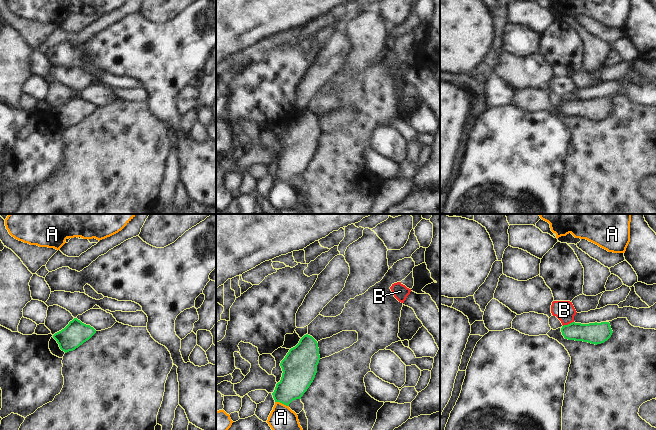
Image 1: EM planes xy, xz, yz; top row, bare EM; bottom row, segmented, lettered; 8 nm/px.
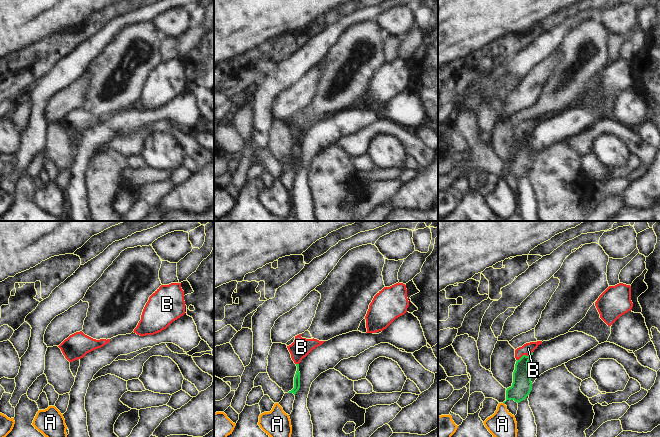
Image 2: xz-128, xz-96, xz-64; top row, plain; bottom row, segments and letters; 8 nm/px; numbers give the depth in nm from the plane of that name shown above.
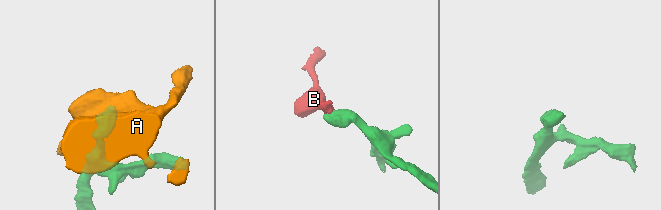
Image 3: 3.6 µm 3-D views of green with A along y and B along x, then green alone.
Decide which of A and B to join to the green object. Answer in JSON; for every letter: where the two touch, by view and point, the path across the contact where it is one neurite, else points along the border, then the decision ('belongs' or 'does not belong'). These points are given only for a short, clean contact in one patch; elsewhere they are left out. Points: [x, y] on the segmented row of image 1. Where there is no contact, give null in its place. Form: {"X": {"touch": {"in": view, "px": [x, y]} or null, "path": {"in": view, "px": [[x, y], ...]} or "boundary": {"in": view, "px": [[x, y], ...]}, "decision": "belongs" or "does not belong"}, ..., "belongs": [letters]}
{"A": {"touch": {"in": "xz", "px": [282, 403]}, "decision": "does not belong"}, "B": {"touch": {"in": "yz", "px": [568, 324]}, "boundary": {"in": "yz", "px": [[573, 321], [563, 326]]}, "decision": "does not belong"}, "belongs": []}

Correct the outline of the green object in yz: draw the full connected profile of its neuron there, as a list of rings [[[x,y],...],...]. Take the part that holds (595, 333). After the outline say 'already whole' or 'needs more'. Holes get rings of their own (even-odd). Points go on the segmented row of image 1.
[[[572,322],[561,328],[565,339],[601,344],[607,341],[613,331],[609,322],[581,324]]]; already whole

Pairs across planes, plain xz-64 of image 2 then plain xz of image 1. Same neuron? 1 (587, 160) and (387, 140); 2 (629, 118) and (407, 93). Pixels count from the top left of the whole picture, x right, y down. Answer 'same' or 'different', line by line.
1: different
2: same

